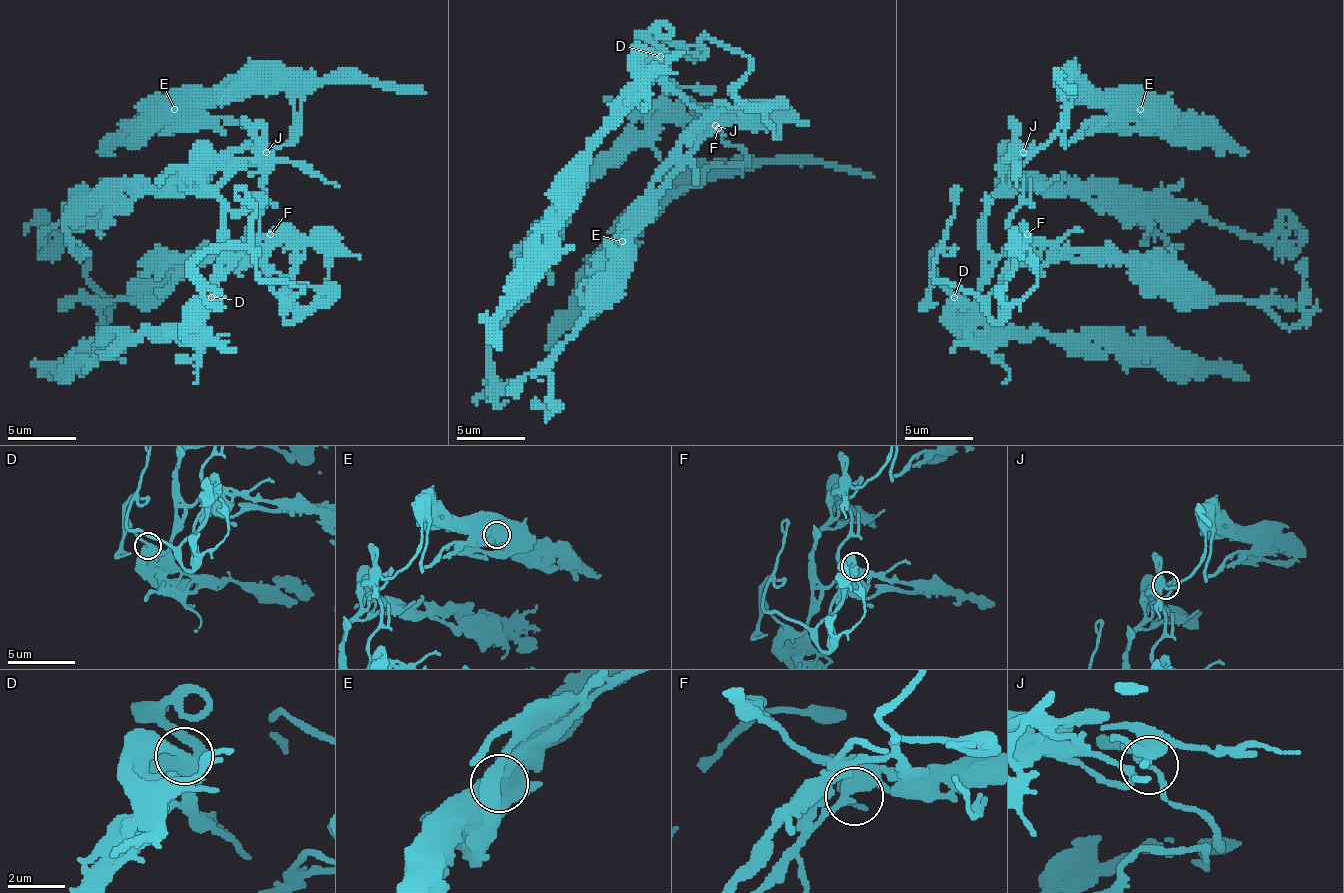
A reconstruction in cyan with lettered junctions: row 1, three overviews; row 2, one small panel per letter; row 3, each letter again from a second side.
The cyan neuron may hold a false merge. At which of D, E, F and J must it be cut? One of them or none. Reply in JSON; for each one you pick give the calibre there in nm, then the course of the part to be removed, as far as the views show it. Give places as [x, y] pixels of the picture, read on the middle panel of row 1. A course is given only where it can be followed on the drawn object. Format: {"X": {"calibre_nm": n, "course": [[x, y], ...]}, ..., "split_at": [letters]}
{"E": {"calibre_nm": 950, "course": [[622, 242], [677, 190], [718, 170], [836, 163], [874, 177]]}, "split_at": ["E"]}

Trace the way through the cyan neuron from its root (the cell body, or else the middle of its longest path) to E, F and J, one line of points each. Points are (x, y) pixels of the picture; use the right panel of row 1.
E: (1009, 238), (1009, 214), (1023, 193), (1023, 155), (1054, 134), (1065, 145), (1096, 117), (1134, 117), (1141, 110)
F: (1009, 238), (1013, 245), (1027, 234)
J: (1009, 238), (1009, 214), (1020, 203), (1023, 193), (1023, 179), (1020, 176), (1020, 155), (1023, 152)

